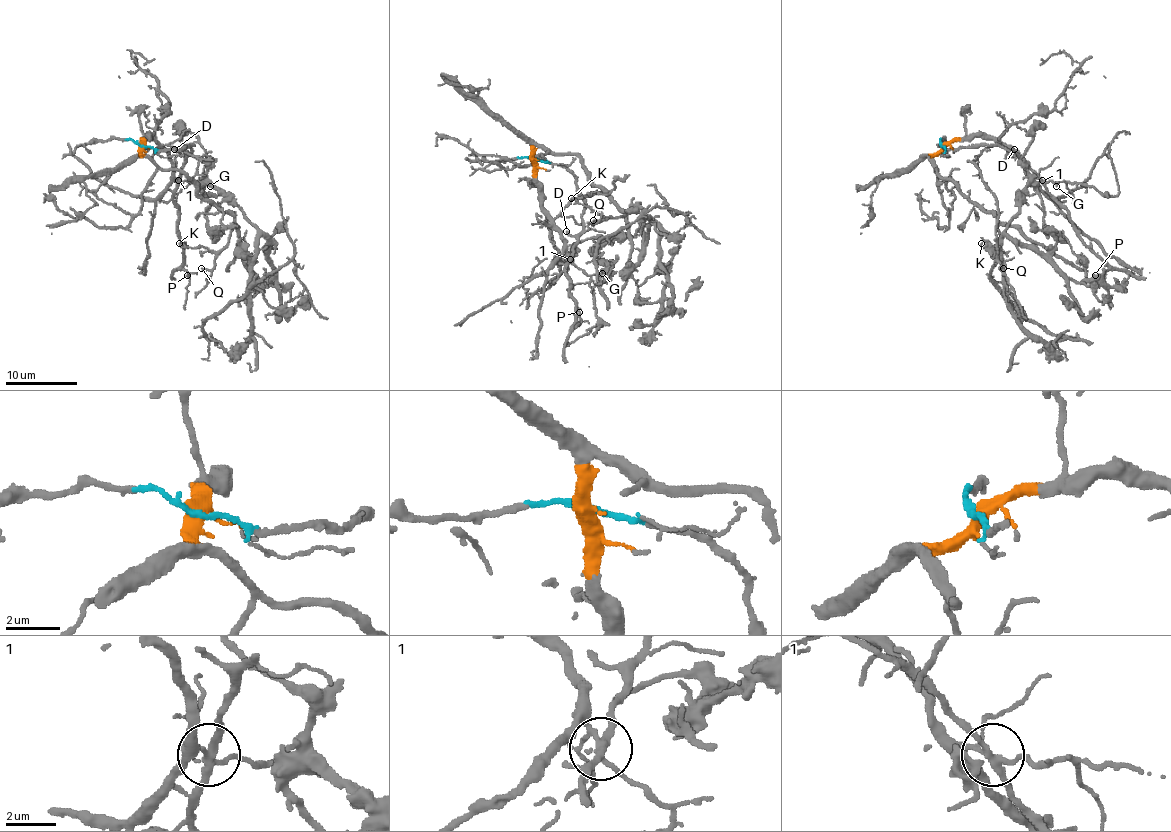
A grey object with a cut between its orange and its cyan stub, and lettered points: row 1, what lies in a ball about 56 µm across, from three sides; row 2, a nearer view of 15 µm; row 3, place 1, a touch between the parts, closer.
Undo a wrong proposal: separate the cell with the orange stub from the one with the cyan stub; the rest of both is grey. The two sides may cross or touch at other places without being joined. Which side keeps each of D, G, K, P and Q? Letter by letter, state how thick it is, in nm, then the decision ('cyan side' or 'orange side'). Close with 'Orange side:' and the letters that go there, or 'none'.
D: calibre 200 nm; cyan side
G: calibre 130 nm; orange side
K: calibre 110 nm; orange side
P: calibre 160 nm; cyan side
Q: calibre 130 nm; orange side
Orange side: G, K, Q

